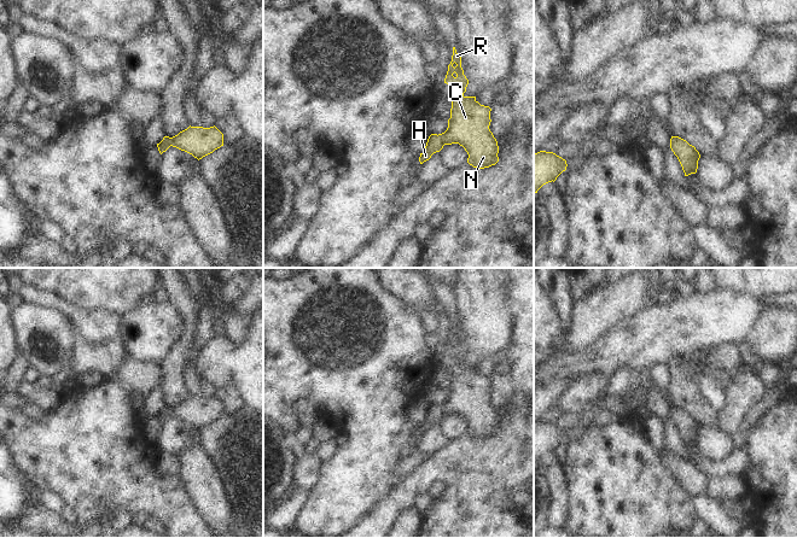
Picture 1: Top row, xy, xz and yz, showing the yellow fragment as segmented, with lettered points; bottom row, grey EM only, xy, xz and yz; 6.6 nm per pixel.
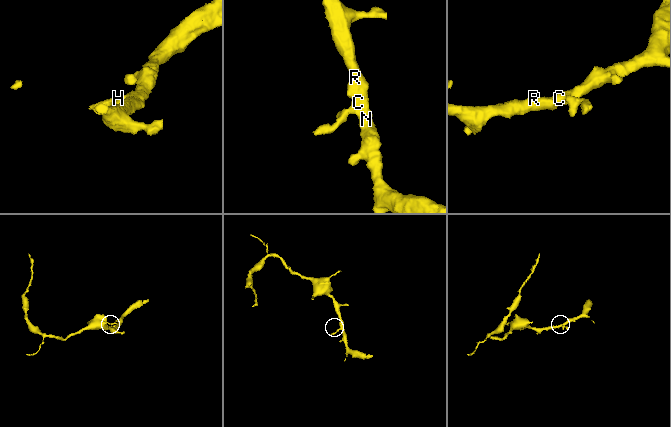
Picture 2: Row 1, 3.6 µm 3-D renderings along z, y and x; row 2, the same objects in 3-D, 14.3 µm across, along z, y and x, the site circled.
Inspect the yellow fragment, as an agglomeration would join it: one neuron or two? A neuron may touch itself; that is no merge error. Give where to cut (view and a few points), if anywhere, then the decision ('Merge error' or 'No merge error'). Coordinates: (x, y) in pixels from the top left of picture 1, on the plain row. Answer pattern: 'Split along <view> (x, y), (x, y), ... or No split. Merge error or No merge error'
No split. No merge error

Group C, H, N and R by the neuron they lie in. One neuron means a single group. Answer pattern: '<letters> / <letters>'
C H N R

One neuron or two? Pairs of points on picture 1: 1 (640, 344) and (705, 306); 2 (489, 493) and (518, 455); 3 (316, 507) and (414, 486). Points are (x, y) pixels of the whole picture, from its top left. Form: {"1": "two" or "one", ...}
{"1": "one", "2": "two", "3": "two"}

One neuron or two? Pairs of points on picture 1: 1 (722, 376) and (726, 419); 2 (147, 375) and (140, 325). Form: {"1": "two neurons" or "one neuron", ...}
{"1": "two neurons", "2": "two neurons"}

